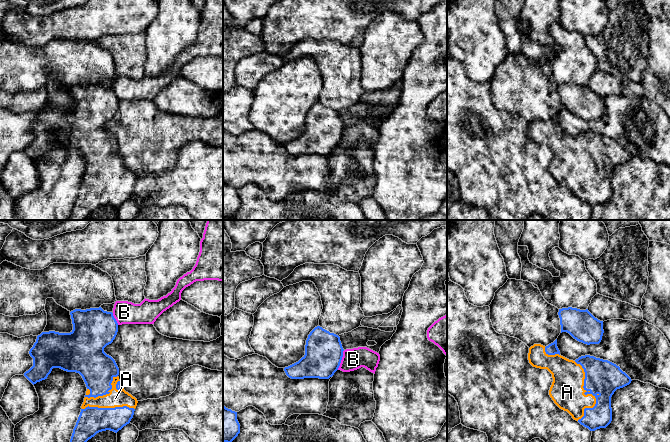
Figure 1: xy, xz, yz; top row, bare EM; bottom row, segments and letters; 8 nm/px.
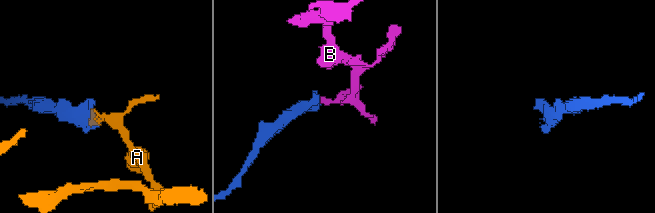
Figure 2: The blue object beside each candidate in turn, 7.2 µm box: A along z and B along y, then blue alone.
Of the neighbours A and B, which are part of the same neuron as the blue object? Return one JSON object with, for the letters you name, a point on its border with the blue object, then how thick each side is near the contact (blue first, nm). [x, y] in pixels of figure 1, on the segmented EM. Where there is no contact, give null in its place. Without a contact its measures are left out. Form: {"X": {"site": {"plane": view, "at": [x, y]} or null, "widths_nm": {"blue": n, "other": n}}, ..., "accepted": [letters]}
{"A": {"site": {"plane": "yz", "at": [589, 392]}, "widths_nm": {"blue": 280, "other": 260}}, "accepted": ["A"]}

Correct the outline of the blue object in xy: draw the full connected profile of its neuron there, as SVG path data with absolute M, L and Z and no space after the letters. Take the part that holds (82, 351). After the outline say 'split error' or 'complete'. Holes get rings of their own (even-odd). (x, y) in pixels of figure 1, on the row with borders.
M101 307L86 310L75 309L70 312L73 330L70 333L55 331L42 332L37 336L36 342L29 354L33 358L33 366L24 373L24 376L34 385L47 379L53 368L60 368L67 372L79 373L87 387L81 412L73 429L70 442L87 442L97 433L110 430L117 433L130 423L133 418L137 399L124 390L119 380L119 368L115 360L104 352L104 348L111 344L118 332L118 323L112 312L104 311Z | split error

